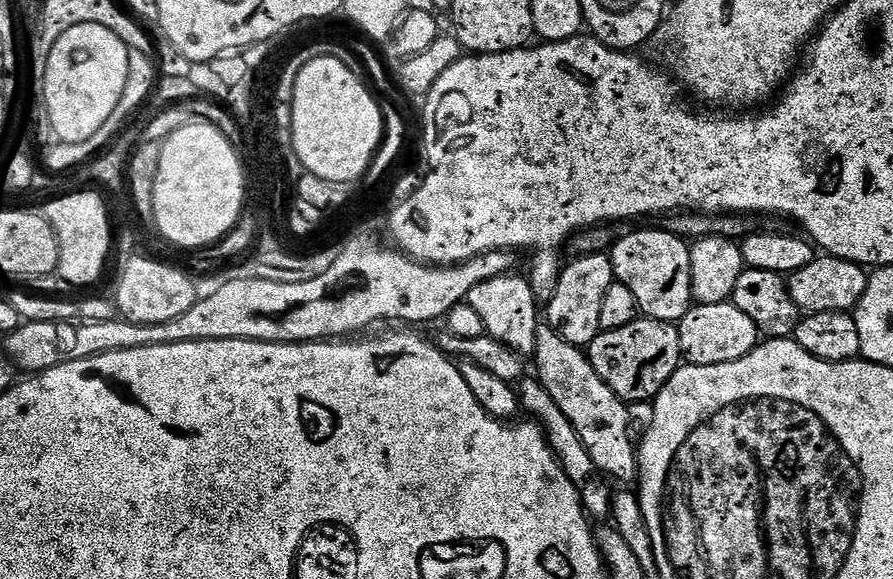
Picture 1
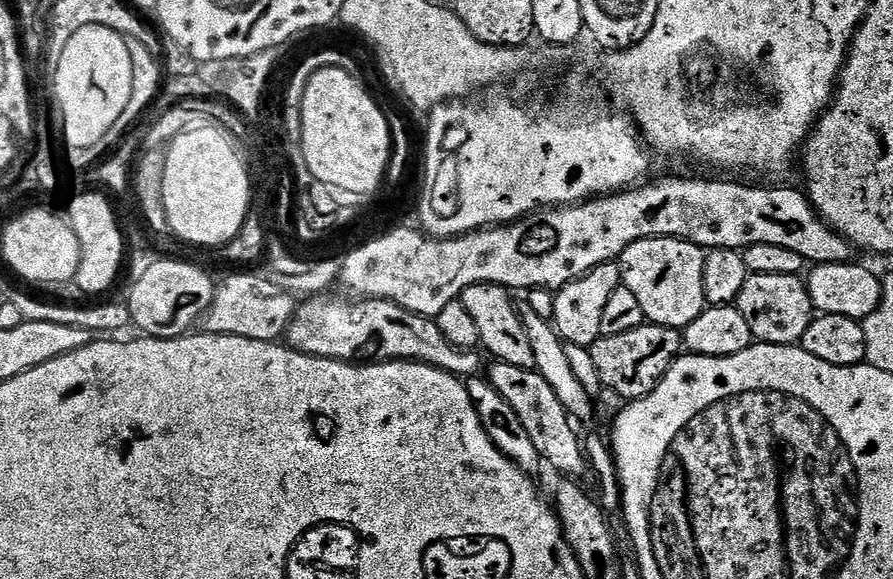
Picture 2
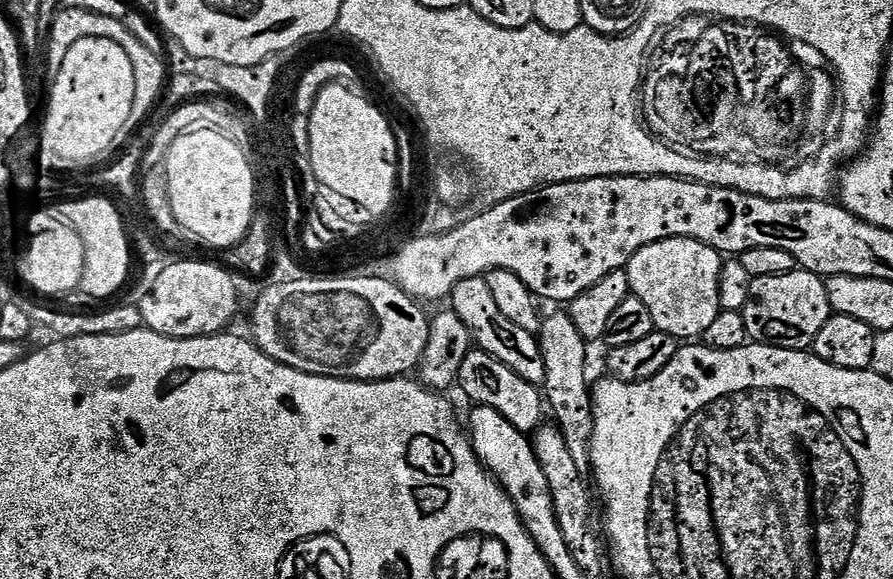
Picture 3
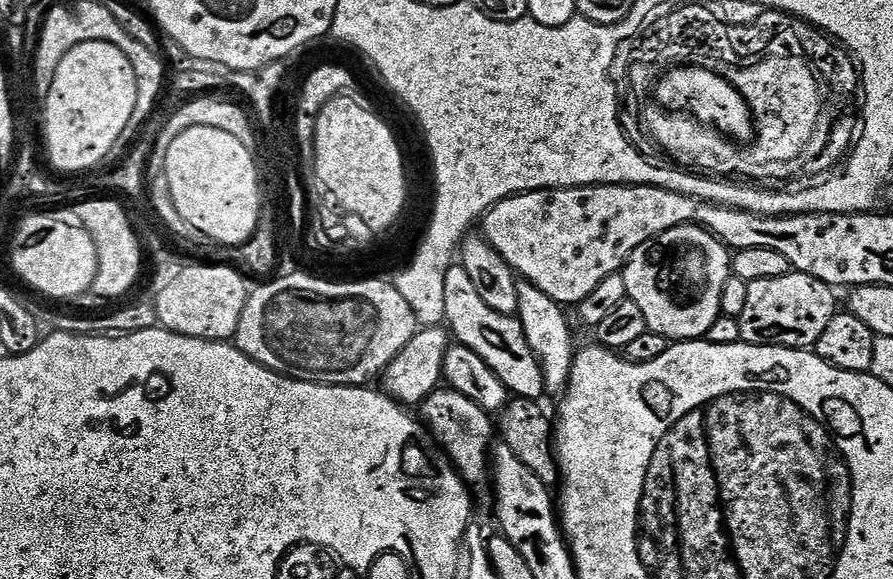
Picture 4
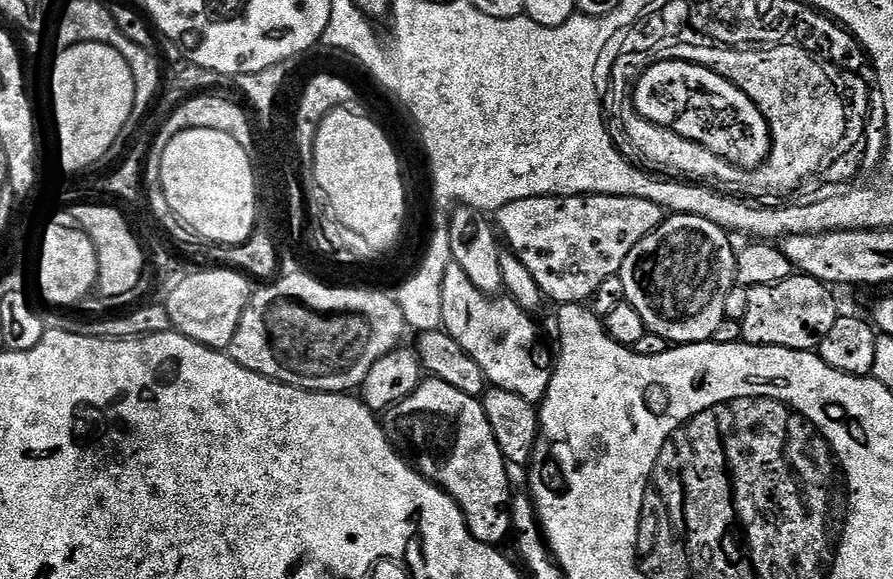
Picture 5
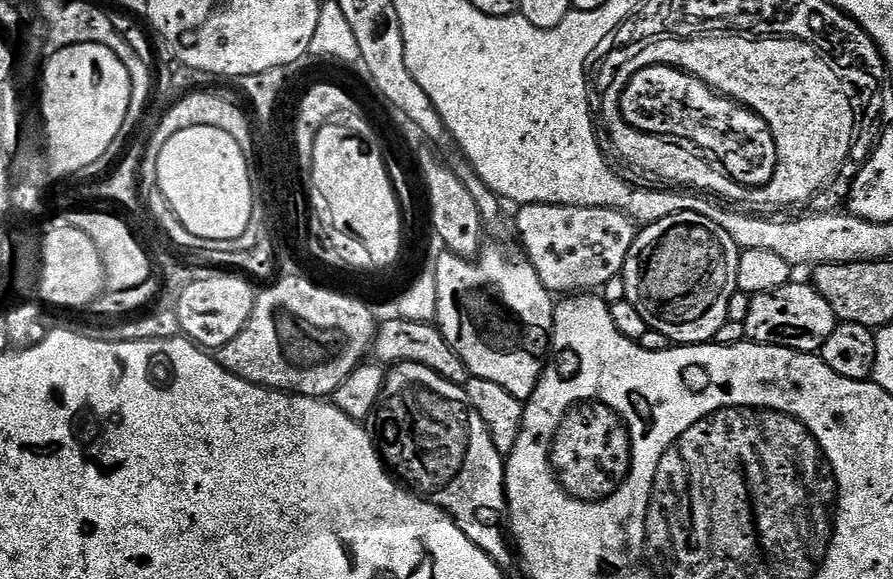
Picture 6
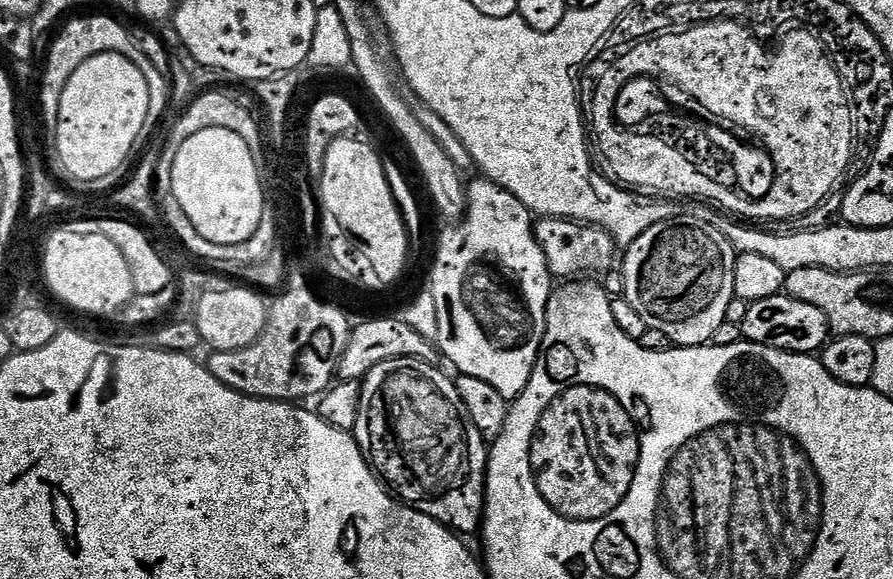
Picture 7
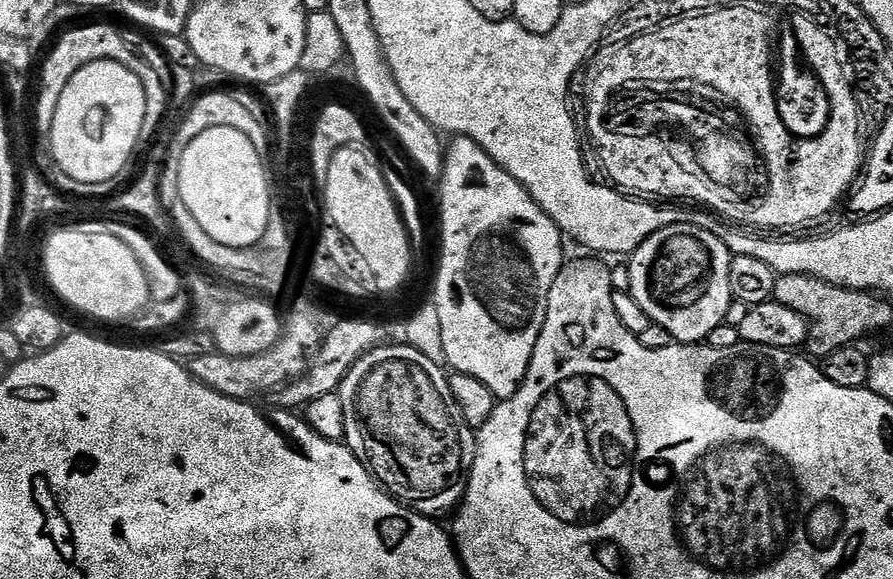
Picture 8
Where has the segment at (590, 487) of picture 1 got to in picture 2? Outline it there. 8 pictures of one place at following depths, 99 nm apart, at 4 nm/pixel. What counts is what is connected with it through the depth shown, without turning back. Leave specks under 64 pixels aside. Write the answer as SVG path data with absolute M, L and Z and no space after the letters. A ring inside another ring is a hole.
M492 362L489 368L487 365L486 379L517 412L522 426L526 426L526 434L530 434L530 439L534 441L534 450L538 450L541 461L547 467L549 464L554 471L562 472L560 474L566 478L581 478L580 476L589 475L586 448L582 440L580 444L580 436L575 428L577 425L573 417L568 415L566 406L558 402L558 394L554 394L554 386L550 386L550 382L546 382L546 378L542 378L540 372L522 366Z

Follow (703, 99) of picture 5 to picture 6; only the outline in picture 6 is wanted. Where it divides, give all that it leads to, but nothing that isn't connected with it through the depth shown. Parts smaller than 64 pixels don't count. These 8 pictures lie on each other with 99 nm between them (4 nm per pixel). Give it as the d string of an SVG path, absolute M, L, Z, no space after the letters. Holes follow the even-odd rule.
M660 64L647 67L640 70L624 87L620 106L626 124L632 129L678 139L694 145L703 153L710 152L715 156L713 159L720 163L721 169L740 185L761 188L774 178L774 171L777 169L777 144L765 120L752 109L716 93L693 75Z

